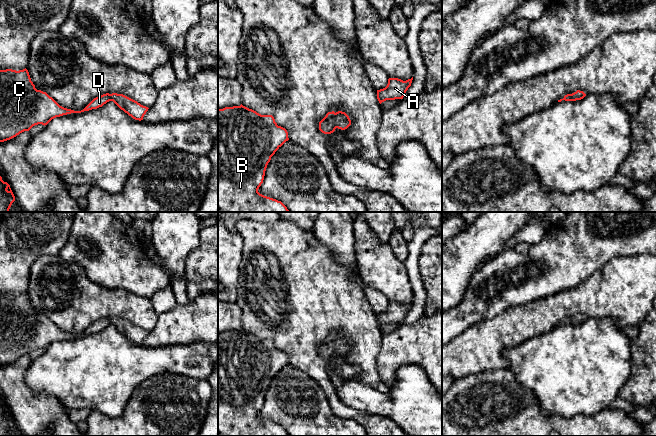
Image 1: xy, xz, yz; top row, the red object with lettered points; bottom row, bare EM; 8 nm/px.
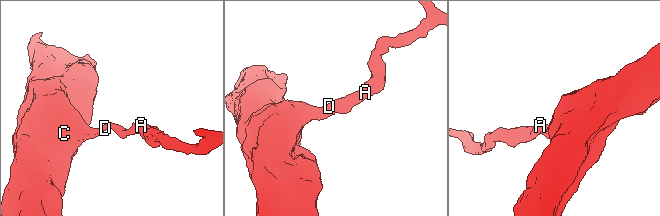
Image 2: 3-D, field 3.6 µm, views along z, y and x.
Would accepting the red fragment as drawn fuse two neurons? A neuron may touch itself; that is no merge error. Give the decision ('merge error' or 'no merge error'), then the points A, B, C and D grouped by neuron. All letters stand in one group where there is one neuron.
no merge error; groups A B C D

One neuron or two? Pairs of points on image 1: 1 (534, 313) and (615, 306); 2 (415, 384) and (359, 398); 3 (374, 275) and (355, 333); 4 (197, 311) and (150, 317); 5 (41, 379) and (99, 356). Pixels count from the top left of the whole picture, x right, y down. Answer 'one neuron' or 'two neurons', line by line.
1: one neuron
2: one neuron
3: two neurons
4: two neurons
5: one neuron

